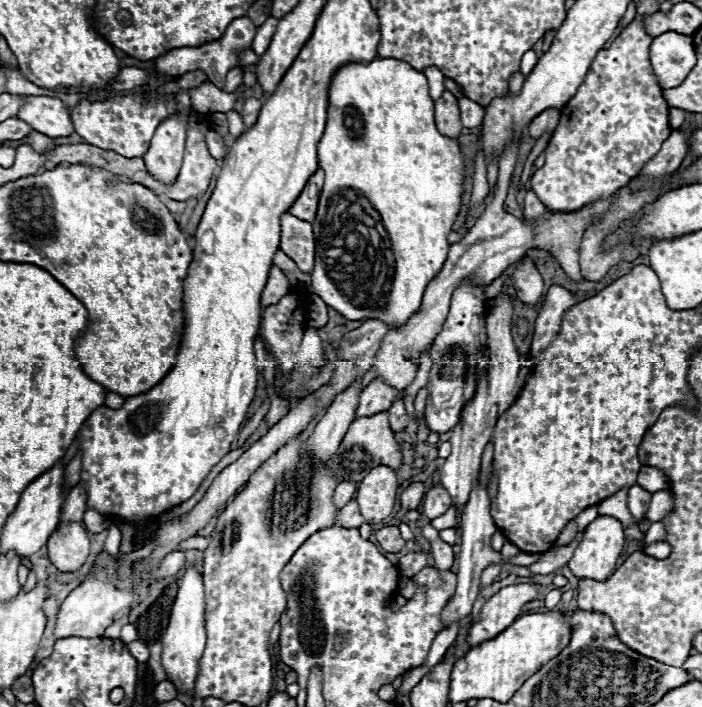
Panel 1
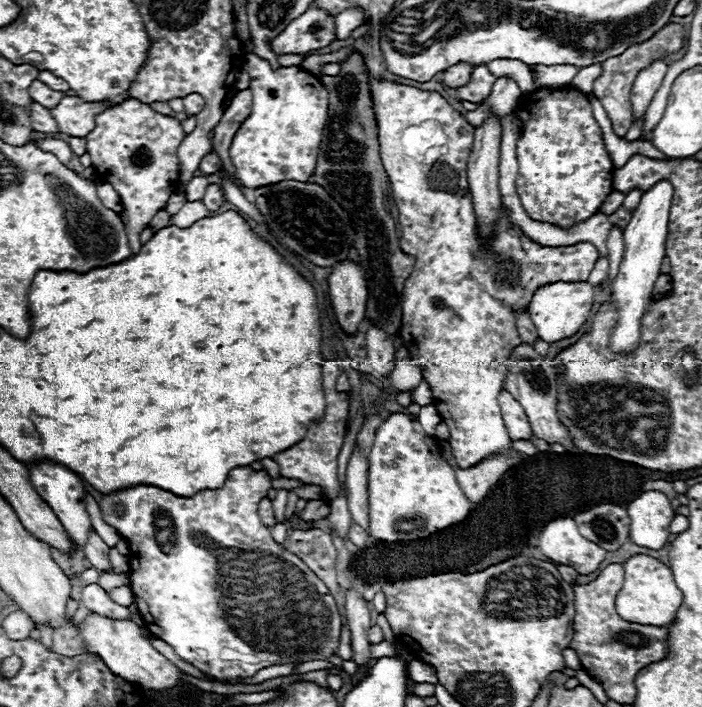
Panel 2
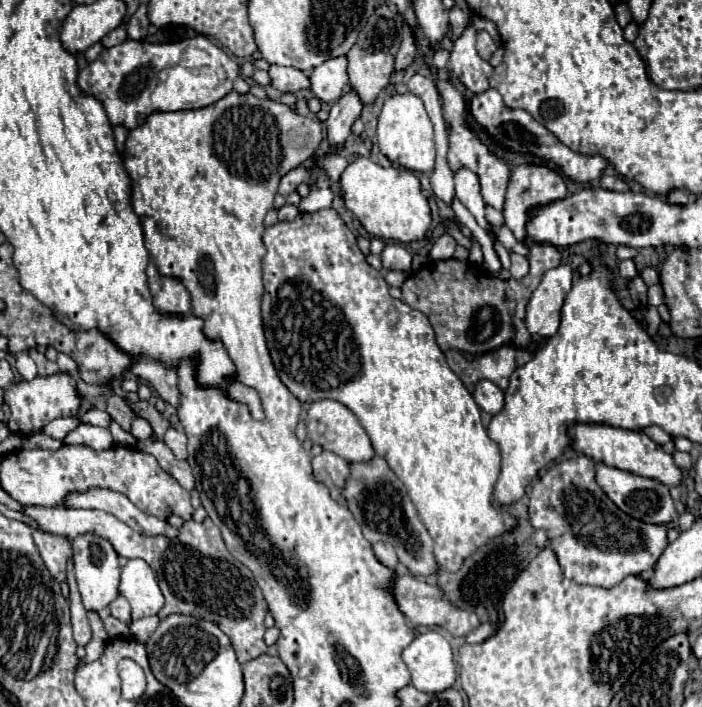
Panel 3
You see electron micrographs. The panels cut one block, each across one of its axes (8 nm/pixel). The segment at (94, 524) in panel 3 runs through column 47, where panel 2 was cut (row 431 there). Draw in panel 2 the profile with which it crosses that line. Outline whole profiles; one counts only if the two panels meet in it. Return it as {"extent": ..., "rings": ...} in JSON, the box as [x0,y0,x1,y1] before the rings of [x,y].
{"extent":[498,390,532,440],"rings":[[[502,390],[498,394],[498,406],[500,406],[502,418],[504,418],[504,426],[508,430],[508,436],[512,440],[528,440],[532,436],[528,418],[526,418],[522,406],[512,398],[512,394]]]}

